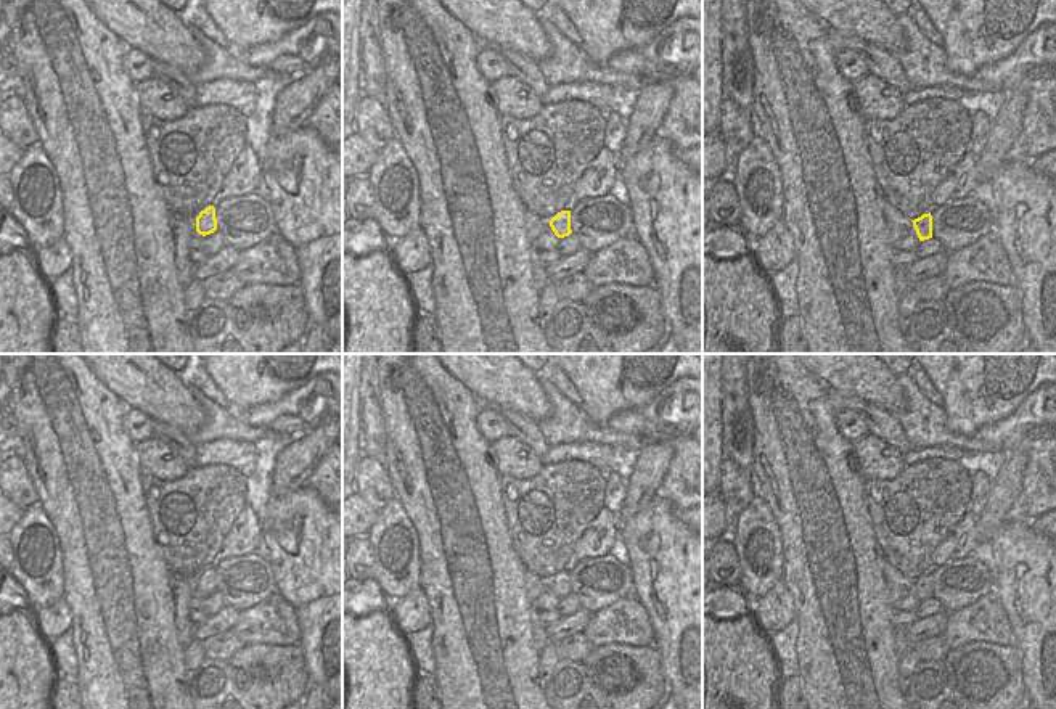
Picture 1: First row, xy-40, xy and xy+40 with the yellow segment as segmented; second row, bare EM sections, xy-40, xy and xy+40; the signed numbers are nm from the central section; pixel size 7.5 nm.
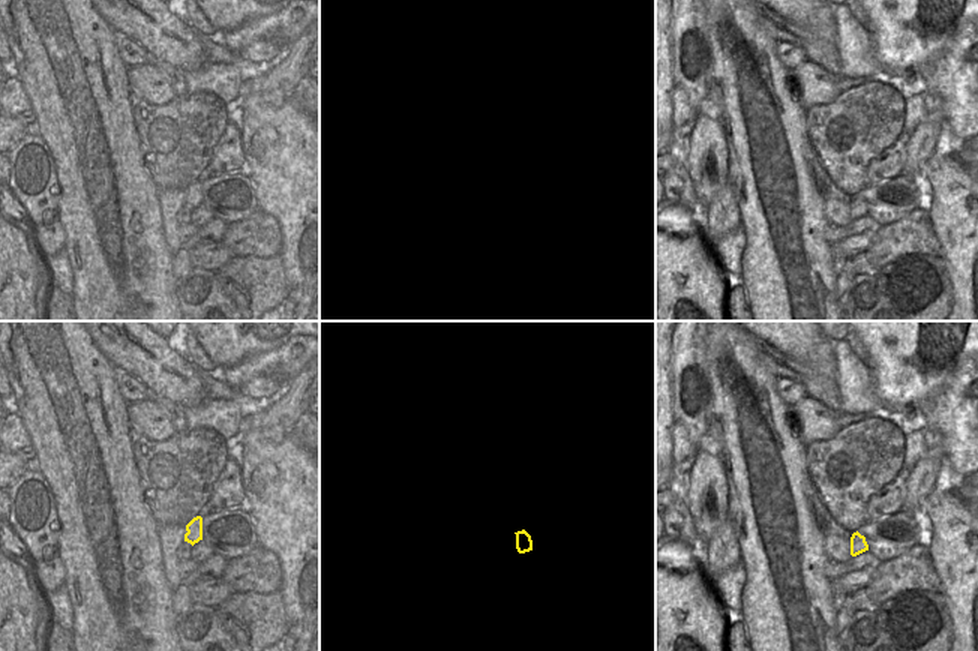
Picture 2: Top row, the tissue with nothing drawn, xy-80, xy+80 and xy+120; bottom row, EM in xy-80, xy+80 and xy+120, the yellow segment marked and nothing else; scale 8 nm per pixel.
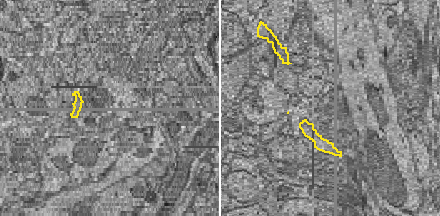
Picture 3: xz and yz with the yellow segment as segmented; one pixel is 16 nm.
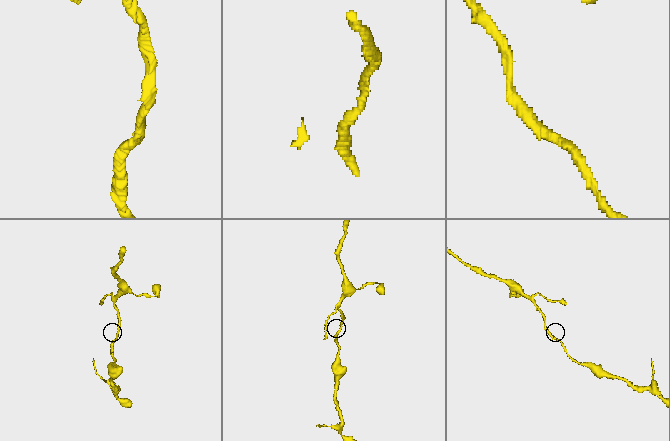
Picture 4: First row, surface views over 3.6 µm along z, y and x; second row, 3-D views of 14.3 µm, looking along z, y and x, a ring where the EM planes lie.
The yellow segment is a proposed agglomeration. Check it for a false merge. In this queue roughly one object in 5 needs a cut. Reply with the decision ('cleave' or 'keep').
keep

